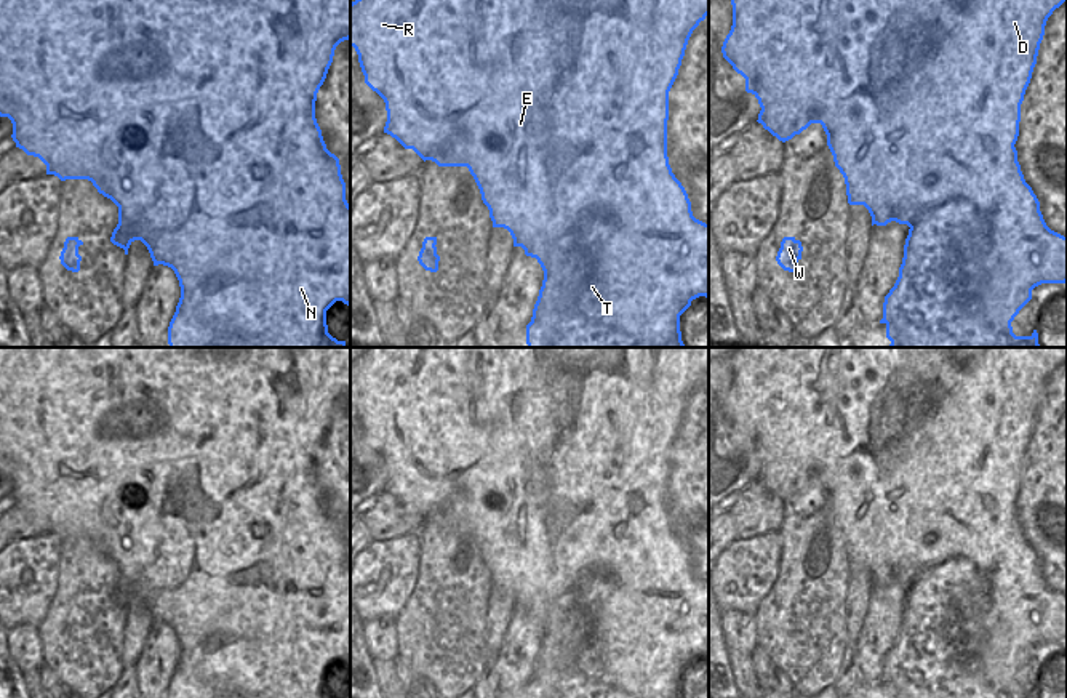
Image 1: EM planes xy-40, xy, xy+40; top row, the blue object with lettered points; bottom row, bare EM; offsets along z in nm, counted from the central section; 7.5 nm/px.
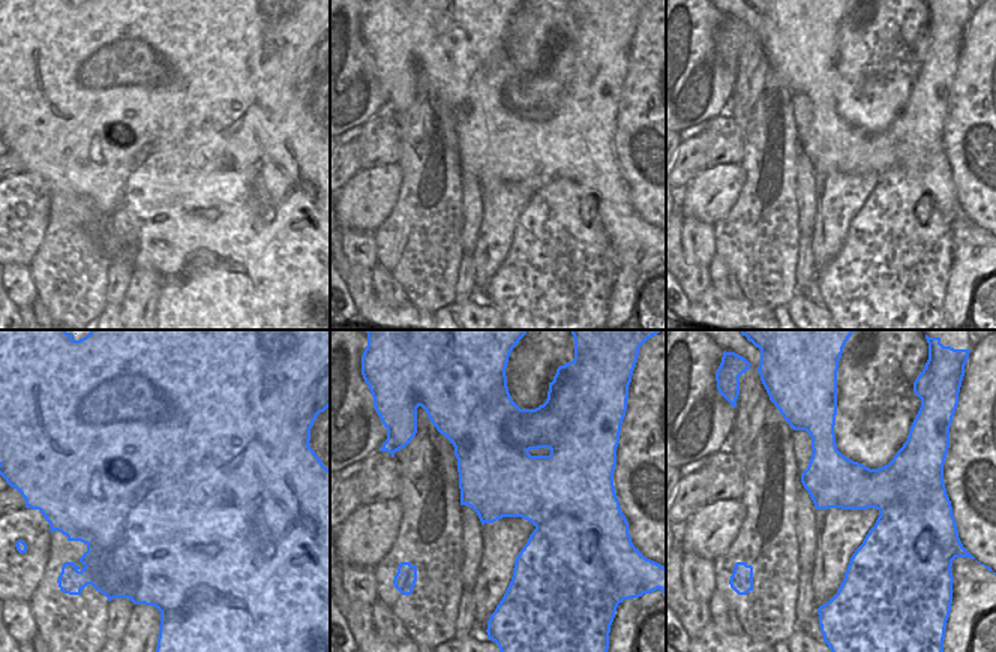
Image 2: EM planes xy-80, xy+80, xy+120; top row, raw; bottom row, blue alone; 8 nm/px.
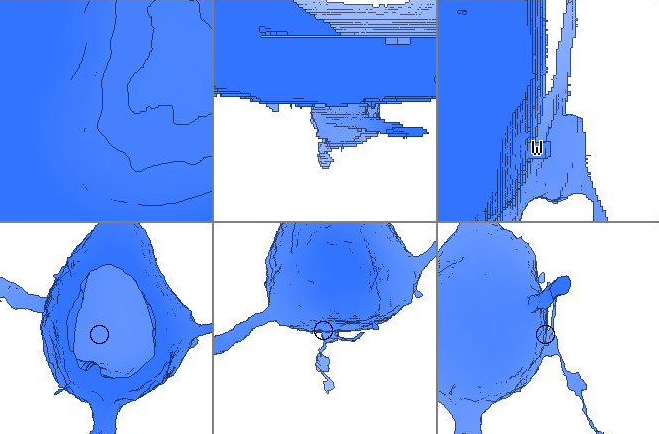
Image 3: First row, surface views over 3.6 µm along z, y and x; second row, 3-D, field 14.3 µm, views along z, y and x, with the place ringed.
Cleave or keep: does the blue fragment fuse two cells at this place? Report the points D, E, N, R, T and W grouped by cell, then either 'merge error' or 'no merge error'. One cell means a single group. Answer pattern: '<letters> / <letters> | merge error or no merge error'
D E N R W / T | merge error

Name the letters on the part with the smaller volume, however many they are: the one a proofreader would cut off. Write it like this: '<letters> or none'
T.

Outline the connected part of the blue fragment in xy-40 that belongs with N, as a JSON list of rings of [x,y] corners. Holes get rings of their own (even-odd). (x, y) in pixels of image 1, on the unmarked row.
[[[0,347],[0,475],[8,475],[13,482],[13,499],[27,514],[38,515],[46,524],[46,533],[54,533],[61,540],[88,538],[99,552],[110,557],[118,565],[118,583],[110,600],[125,608],[134,599],[141,599],[154,620],[174,629],[181,656],[168,685],[168,698],[336,698],[328,692],[326,669],[342,660],[350,664],[350,564],[346,559],[346,541],[341,533],[339,517],[326,507],[322,488],[315,477],[315,459],[333,421],[336,405],[350,397],[350,347]],[[232,642],[243,644],[245,653],[226,653],[222,648]],[[251,655],[261,663],[250,668],[248,674],[227,674],[224,669],[211,669],[206,660],[216,666],[234,661],[235,656]]]

